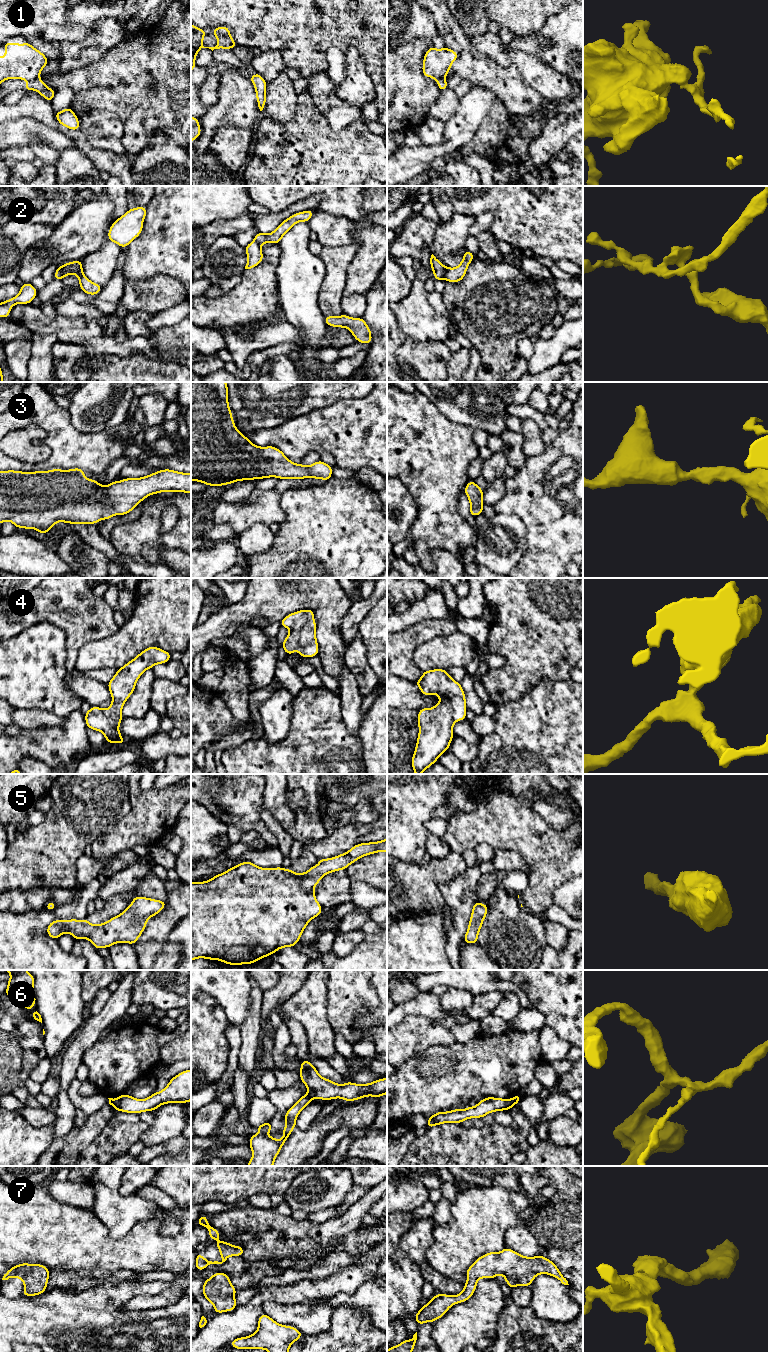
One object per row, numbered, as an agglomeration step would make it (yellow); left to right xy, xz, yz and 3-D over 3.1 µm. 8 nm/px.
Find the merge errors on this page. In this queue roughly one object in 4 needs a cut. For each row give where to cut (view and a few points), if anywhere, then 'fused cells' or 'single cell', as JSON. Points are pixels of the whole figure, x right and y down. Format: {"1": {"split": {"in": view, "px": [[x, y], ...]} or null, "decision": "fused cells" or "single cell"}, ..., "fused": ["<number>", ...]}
{"1": {"split": {"in": "xy", "px": [[38, 77], [29, 81]]}, "decision": "fused cells"}, "2": {"split": {"in": "yz", "px": [[446, 267], [442, 278]]}, "decision": "fused cells"}, "3": {"split": null, "decision": "single cell"}, "4": {"split": null, "decision": "single cell"}, "5": {"split": null, "decision": "single cell"}, "6": {"split": {"in": "yz", "px": [[511, 1099], [514, 1104]]}, "decision": "fused cells"}, "7": {"split": null, "decision": "single cell"}, "fused": ["1", "2", "6"]}

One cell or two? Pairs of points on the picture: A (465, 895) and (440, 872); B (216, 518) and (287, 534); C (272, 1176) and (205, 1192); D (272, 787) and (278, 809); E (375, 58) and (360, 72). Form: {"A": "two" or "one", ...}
{"A": "two", "B": "two", "C": "one", "D": "one", "E": "two"}

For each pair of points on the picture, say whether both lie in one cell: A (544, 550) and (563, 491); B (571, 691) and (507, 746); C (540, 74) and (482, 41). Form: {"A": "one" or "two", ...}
{"A": "one", "B": "one", "C": "one"}

